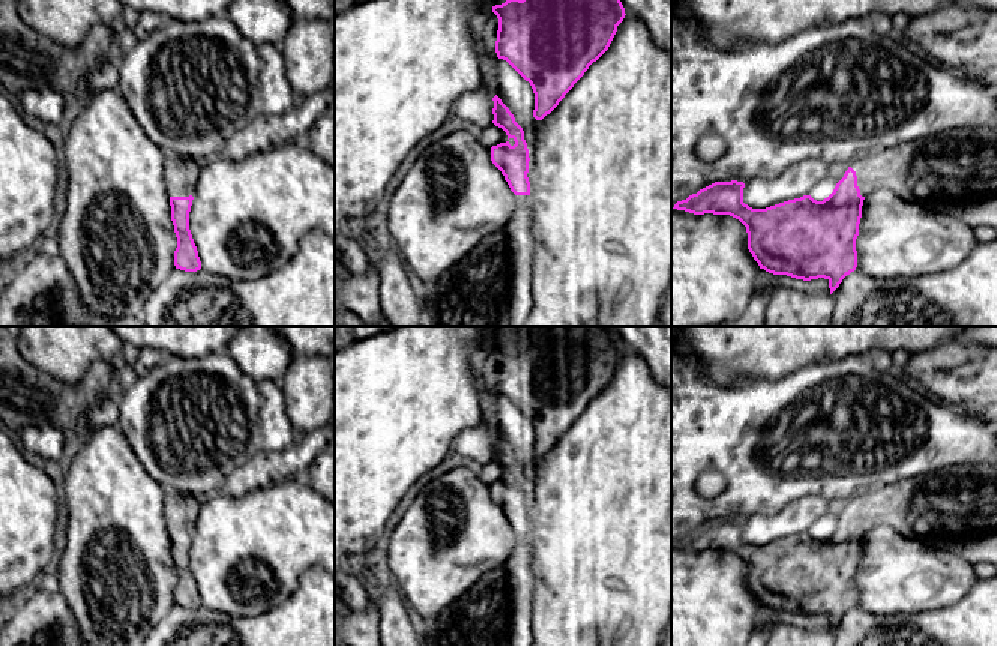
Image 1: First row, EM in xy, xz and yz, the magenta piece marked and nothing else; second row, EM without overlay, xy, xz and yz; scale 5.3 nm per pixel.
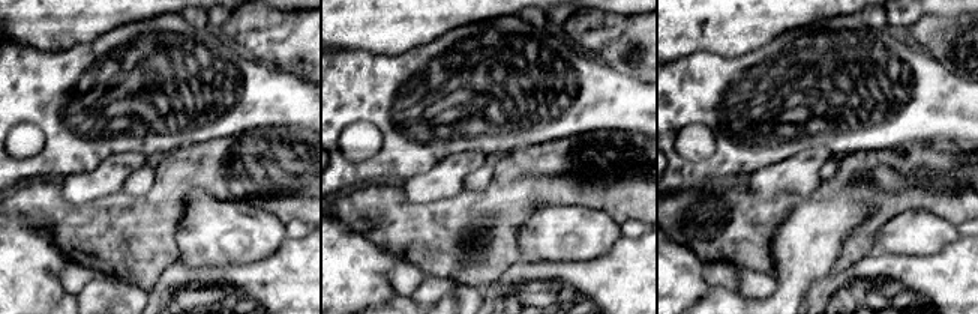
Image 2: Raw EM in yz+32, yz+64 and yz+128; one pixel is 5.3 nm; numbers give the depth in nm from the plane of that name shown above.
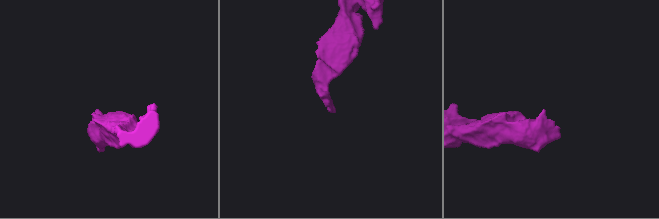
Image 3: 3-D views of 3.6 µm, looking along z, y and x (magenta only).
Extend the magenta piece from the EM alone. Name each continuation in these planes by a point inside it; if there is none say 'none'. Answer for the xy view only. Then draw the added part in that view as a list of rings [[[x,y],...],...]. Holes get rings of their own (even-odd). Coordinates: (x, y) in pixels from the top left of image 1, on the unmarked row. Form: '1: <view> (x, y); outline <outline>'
1: xy (179, 510); outline [[[165,493],[164,518],[168,533],[189,533],[194,530],[200,500],[182,494]]]

